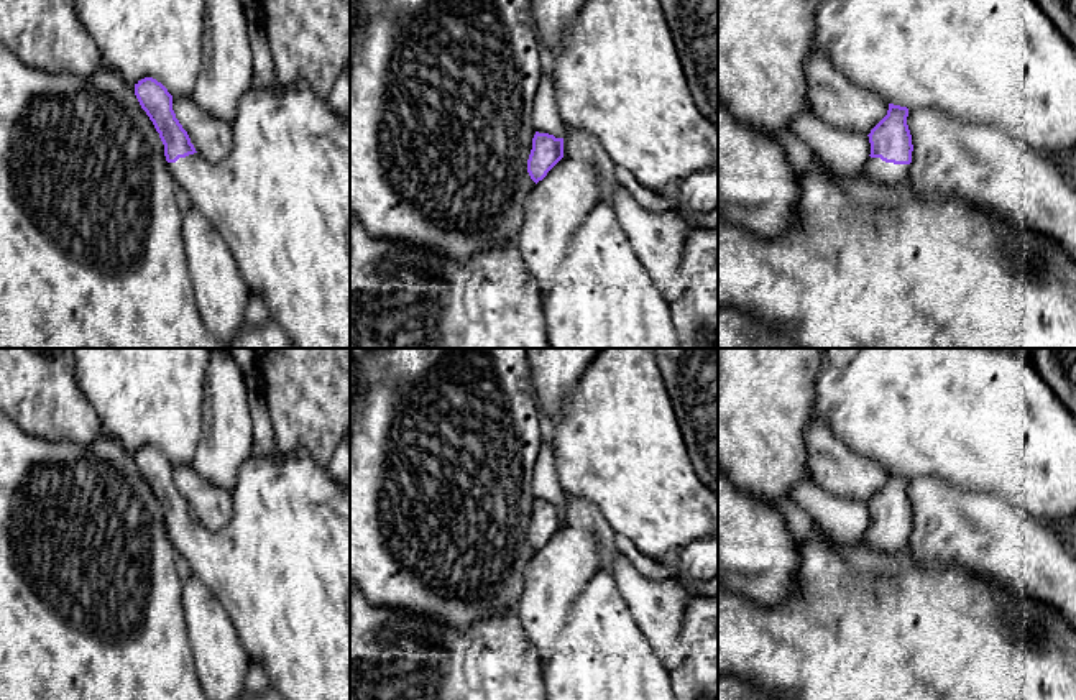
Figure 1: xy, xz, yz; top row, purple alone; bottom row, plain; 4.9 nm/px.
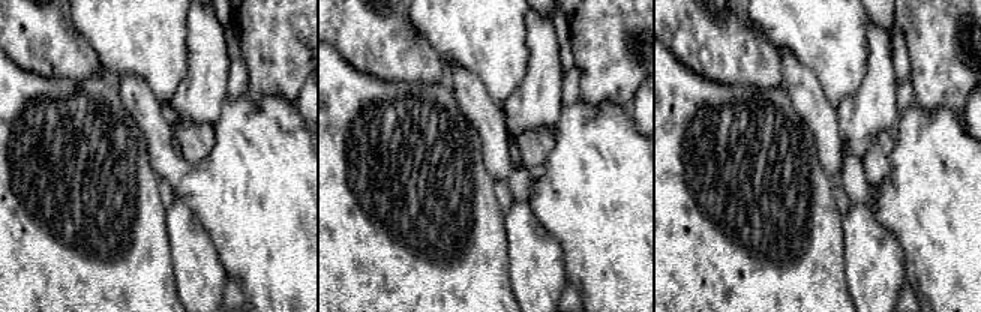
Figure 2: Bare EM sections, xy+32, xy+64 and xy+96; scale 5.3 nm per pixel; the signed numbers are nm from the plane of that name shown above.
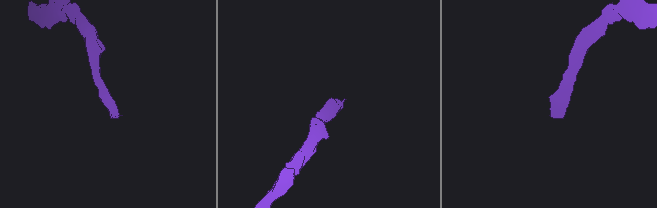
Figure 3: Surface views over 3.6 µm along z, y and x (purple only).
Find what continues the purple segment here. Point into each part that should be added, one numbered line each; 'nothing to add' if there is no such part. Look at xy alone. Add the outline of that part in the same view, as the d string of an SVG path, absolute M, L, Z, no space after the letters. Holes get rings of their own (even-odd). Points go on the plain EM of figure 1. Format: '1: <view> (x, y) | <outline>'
1: xy (281, 567) | M302 447L291 454L274 450L266 457L250 457L238 468L237 485L230 491L233 514L230 523L220 531L210 531L199 521L179 526L176 531L168 531L171 544L176 547L192 575L200 578L230 616L238 638L250 654L269 679L269 687L274 688L284 700L350 700L350 485L335 481L327 467L317 463Z

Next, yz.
1: yz (879, 541) | M869 526L859 544L874 554L897 555L908 549L910 532L885 531L881 526Z

